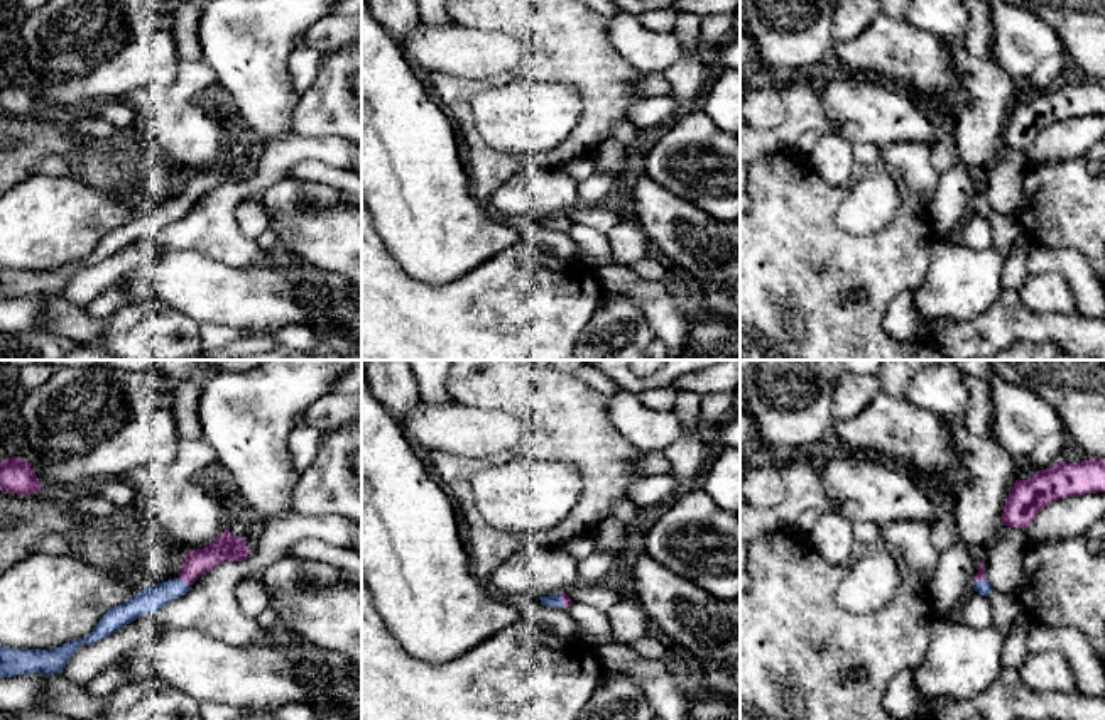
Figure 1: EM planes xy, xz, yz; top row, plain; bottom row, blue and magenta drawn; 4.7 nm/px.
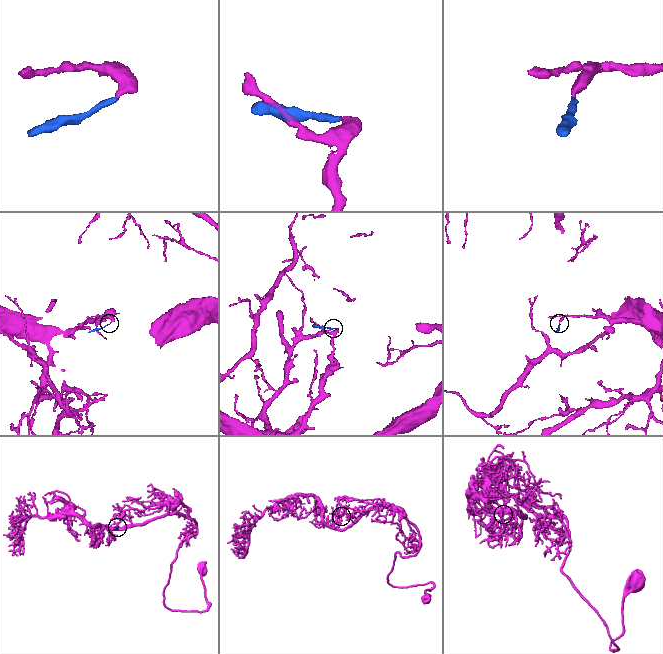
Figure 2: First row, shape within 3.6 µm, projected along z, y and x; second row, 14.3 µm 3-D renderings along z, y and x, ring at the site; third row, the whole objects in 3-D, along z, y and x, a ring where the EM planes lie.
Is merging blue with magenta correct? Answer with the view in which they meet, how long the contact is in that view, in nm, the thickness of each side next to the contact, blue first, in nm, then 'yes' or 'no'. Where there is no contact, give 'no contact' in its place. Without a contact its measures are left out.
meets blue in xy; contact 80 nm long; 130 nm thick on the blue side, 120 nm on the other; yes

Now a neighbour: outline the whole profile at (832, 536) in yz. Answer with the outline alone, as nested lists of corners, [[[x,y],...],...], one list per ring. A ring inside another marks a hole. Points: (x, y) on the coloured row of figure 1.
[[[823,512],[811,532],[809,544],[828,563],[845,563],[852,558],[853,521],[840,512]]]

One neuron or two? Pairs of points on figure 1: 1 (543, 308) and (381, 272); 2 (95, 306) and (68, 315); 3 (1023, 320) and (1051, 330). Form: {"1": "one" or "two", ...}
{"1": "one", "2": "two", "3": "one"}

